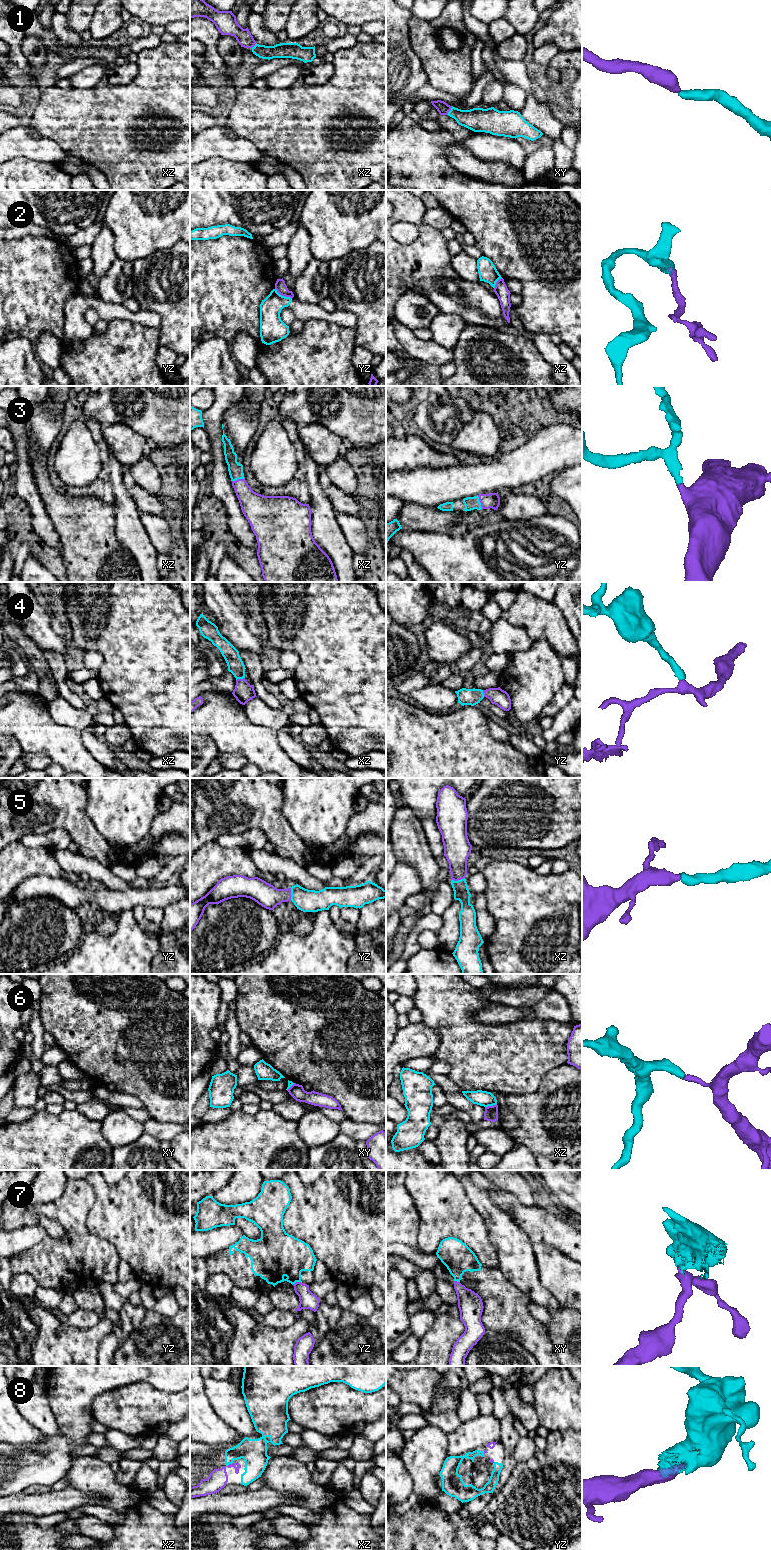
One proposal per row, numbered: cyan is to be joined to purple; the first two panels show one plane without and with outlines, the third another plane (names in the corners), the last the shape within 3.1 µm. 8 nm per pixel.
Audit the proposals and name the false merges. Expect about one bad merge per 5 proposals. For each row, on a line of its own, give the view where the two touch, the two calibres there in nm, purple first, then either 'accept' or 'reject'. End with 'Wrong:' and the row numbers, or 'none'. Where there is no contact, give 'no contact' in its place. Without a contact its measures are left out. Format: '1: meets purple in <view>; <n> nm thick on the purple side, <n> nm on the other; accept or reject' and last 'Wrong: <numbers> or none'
1: meets purple in xy; 100 nm thick on the purple side, 190 nm on the other; accept
2: meets purple in yz; 90 nm thick on the purple side, 180 nm on the other; reject
3: meets purple in yz; 120 nm thick on the purple side, 110 nm on the other; accept
4: meets purple in xz; 160 nm thick on the purple side, 130 nm on the other; accept
5: meets purple in xz; 200 nm thick on the purple side, 130 nm on the other; accept
6: meets purple in xz; 110 nm thick on the purple side, 130 nm on the other; reject
7: meets purple in yz; 140 nm thick on the purple side, 340 nm on the other; reject
8: meets purple in xz; 50 nm thick on the purple side, 200 nm on the other; accept
Wrong: 2, 6, 7

